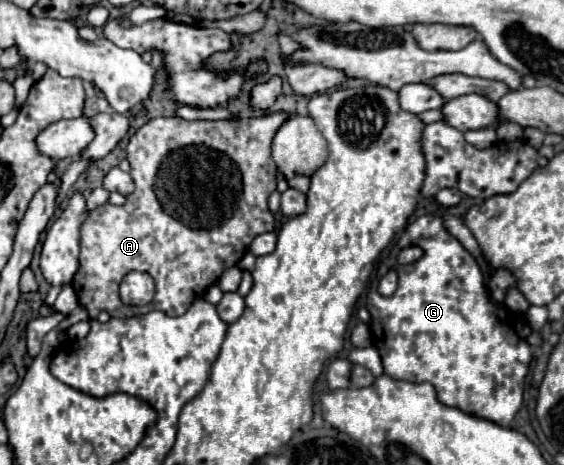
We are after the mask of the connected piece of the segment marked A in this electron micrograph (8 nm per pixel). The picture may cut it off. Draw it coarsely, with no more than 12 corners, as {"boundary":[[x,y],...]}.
{"boundary":[[288,112],[152,118],[136,184],[82,224],[72,286],[124,318],[180,316],[274,230]]}

